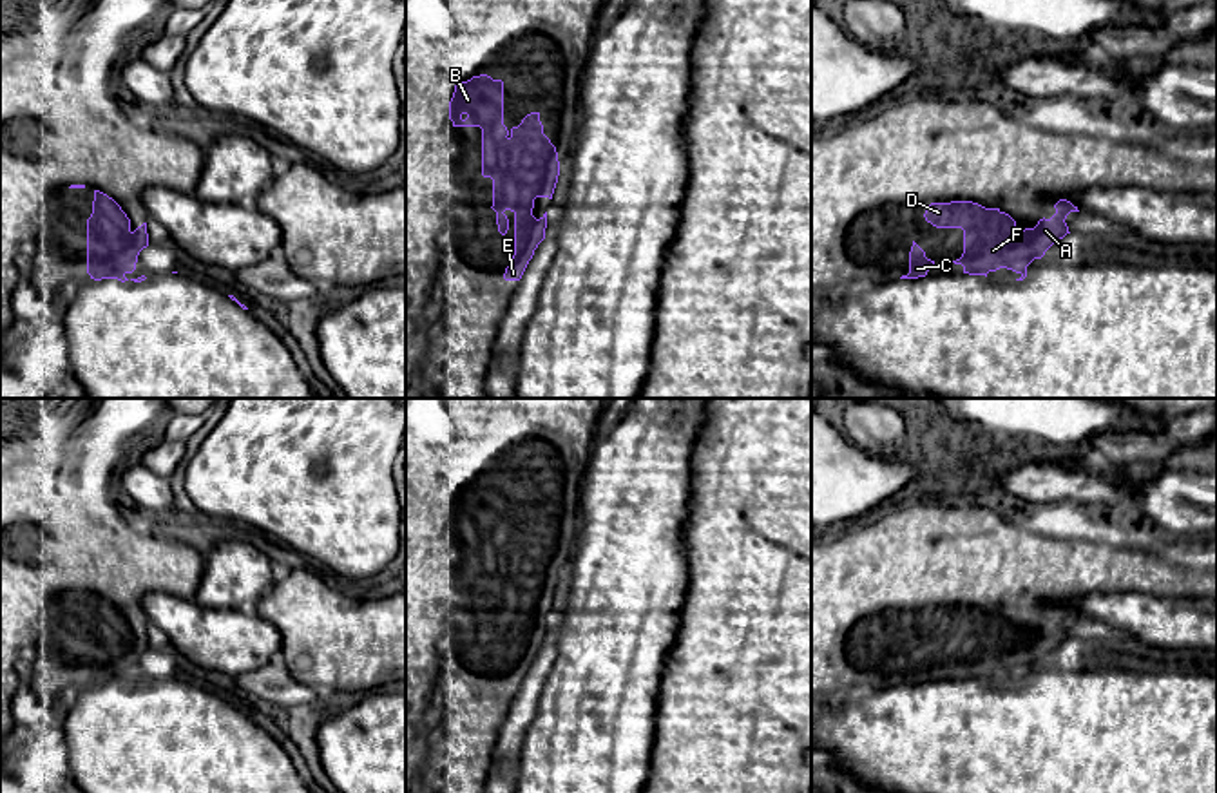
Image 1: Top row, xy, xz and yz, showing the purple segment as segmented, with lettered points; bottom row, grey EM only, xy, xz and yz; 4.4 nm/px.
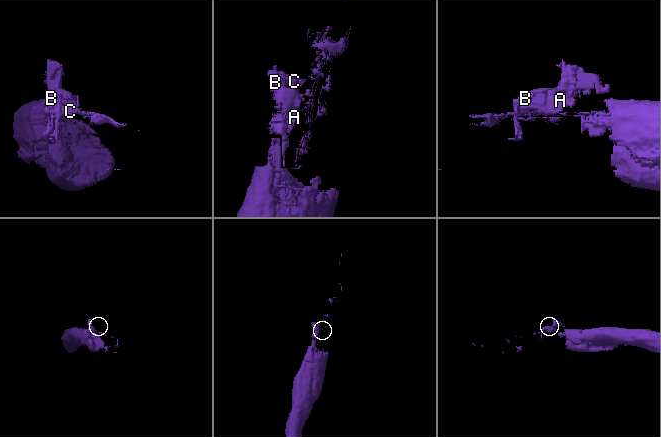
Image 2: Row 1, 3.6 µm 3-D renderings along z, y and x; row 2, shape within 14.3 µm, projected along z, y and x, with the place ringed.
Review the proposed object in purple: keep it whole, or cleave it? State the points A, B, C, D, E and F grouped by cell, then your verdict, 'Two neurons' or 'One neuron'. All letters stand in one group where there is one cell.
Groups: A B C D E F. One neuron

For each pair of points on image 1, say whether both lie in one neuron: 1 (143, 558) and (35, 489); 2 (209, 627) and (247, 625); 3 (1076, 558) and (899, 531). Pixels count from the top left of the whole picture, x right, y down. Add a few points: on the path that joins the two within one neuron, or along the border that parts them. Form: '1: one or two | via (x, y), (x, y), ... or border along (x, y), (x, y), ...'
1: one | via (116, 558), (100, 554), (62, 516)
2: one | via (218, 627), (238, 627)
3: one | via (1033, 558), (942, 556)

